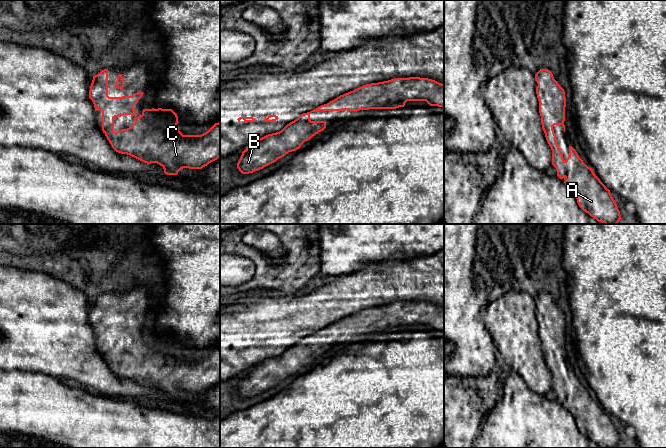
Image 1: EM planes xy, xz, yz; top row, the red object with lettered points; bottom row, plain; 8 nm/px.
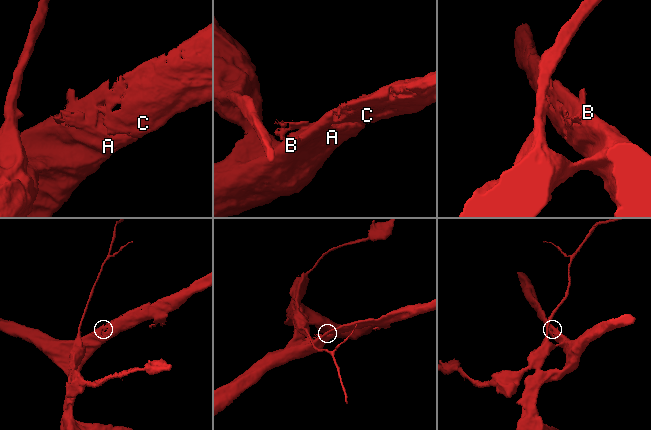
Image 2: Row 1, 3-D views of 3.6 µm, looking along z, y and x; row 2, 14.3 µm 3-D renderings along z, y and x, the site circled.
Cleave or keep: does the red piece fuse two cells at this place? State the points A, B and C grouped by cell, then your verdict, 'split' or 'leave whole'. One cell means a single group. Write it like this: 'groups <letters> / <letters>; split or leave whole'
groups A B C; leave whole

